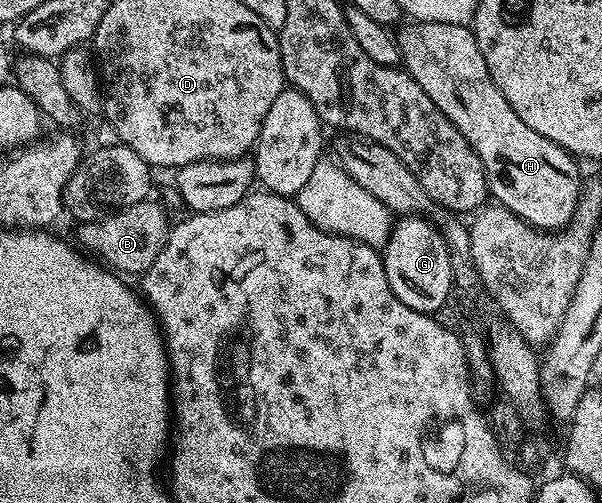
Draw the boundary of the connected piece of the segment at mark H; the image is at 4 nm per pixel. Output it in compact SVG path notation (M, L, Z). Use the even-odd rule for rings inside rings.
M409 20L405 23L407 23L406 26L401 31L398 29L395 34L401 53L400 65L406 74L413 77L415 84L419 84L419 88L423 88L423 92L427 92L427 96L431 96L431 104L435 104L435 108L439 108L439 112L443 112L443 116L447 116L447 120L451 120L451 124L455 124L455 128L459 128L459 132L465 137L467 144L477 153L485 169L485 179L489 185L492 201L496 205L507 207L511 213L522 218L528 226L534 226L536 230L556 232L568 226L577 207L577 197L580 196L583 189L583 177L581 178L581 170L577 167L580 165L575 161L573 155L565 151L559 144L547 140L547 136L539 136L539 132L527 128L527 124L523 124L523 120L519 120L519 112L515 112L515 108L511 108L511 104L507 104L507 96L503 96L503 92L499 92L495 80L491 80L491 72L487 72L487 60L483 60L483 52L479 52L479 44L475 40L472 29L459 24L439 24L438 22L418 22L416 20Z

